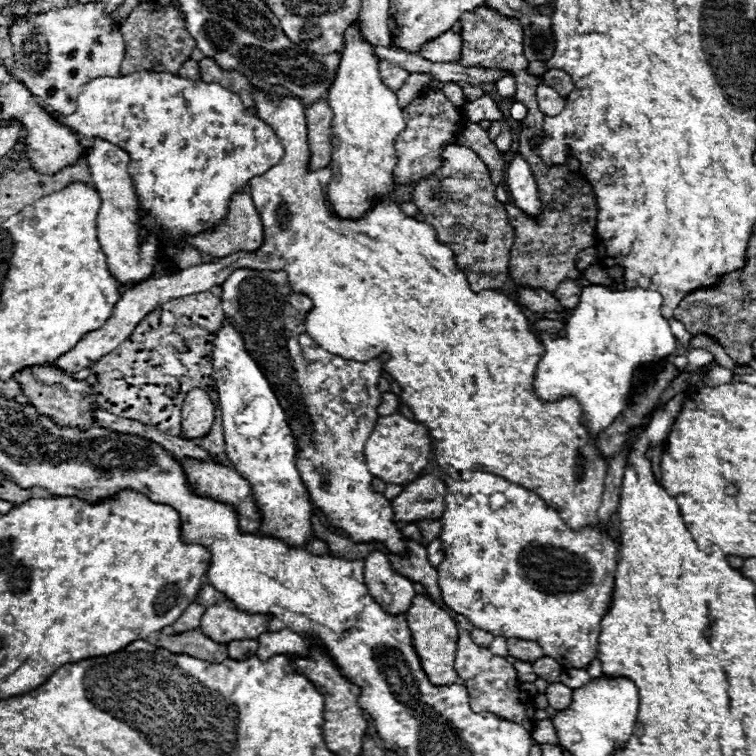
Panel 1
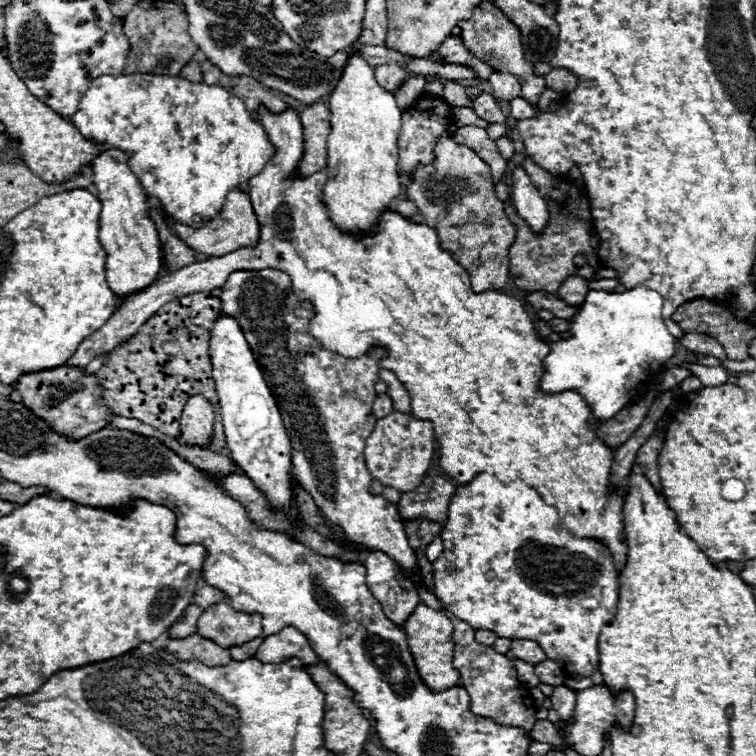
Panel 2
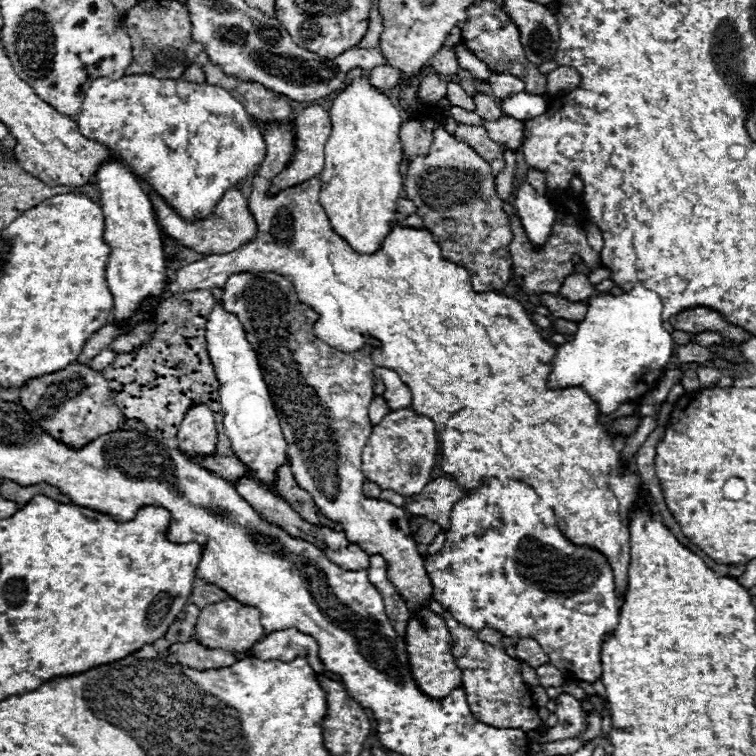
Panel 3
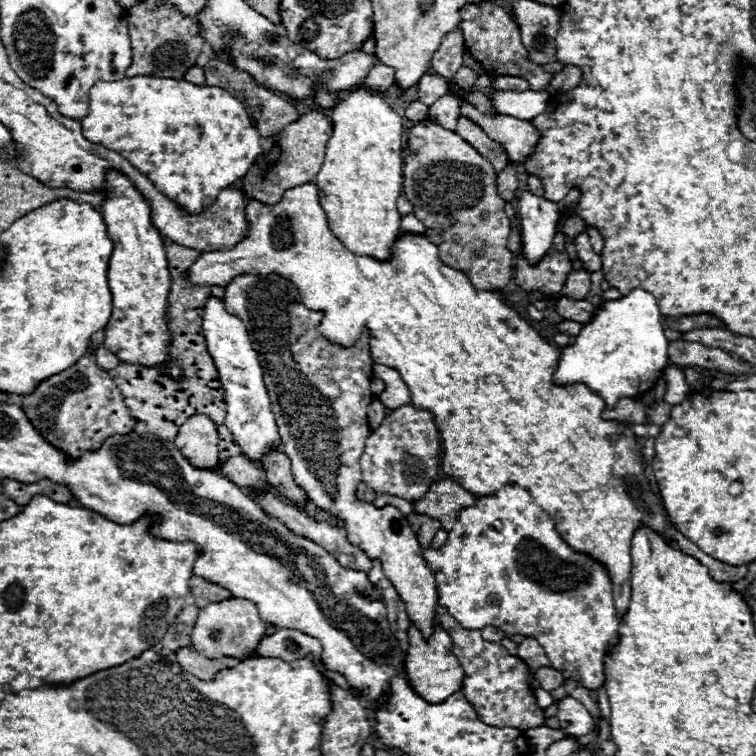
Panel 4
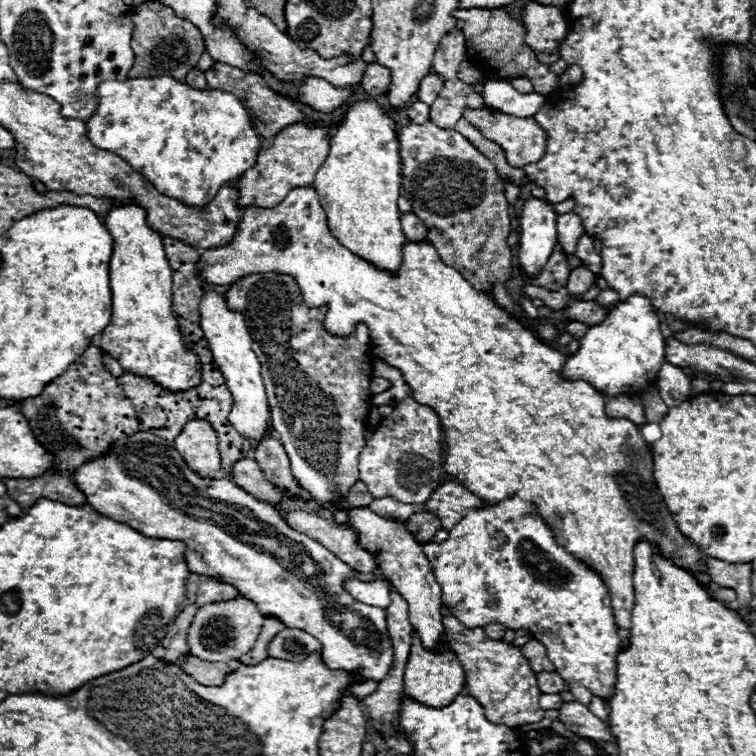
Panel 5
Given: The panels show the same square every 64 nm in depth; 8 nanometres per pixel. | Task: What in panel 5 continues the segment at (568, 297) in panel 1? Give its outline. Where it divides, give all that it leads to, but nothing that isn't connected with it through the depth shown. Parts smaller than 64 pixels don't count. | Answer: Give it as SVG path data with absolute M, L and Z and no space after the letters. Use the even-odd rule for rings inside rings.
M580 266L570 272L566 290L570 294L584 294L592 284L594 284L594 272L590 272L586 266Z

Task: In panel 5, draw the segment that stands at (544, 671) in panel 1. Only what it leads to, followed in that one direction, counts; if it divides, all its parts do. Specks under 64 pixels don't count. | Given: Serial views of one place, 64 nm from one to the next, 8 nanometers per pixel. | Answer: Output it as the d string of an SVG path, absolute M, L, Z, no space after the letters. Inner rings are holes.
M538 672L536 678L538 678L538 688L540 688L544 694L562 692L564 686L566 686L566 682L560 678L558 672Z

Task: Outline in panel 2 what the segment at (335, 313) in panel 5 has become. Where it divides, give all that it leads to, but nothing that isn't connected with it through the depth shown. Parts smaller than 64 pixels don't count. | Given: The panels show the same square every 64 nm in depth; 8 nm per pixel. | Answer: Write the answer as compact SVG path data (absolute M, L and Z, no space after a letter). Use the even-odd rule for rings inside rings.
M260 108L258 112L258 118L270 138L270 142L274 142L274 148L276 148L276 154L274 158L270 158L270 162L266 162L266 166L262 168L262 174L250 178L250 202L252 202L252 208L254 208L254 214L260 222L260 240L256 246L248 246L248 248L238 248L236 252L230 252L226 256L218 256L218 258L208 258L206 262L194 262L194 264L188 264L180 270L174 270L170 272L168 276L162 276L158 282L154 282L152 286L148 286L146 290L134 294L134 296L128 296L122 306L114 312L114 318L110 318L110 322L106 322L106 326L102 326L102 330L96 330L90 338L86 338L86 342L82 342L76 350L76 354L70 358L70 362L66 362L68 366L74 366L74 368L84 368L90 360L98 358L100 354L112 350L114 346L126 342L130 336L134 336L138 332L138 328L152 316L156 314L158 308L162 308L166 302L174 300L174 298L182 298L186 294L194 294L194 292L210 292L214 288L222 288L226 278L232 274L235 270L264 270L266 266L274 268L274 270L282 270L290 276L292 280L292 290L294 294L298 294L298 298L302 300L308 300L312 302L314 306L314 312L316 316L310 320L310 334L314 334L314 338L322 344L322 346L328 346L328 350L334 350L336 354L344 354L346 358L358 358L362 354L366 354L370 348L384 348L386 350L386 358L380 360L380 368L388 368L392 370L400 382L404 382L408 394L410 394L410 404L412 404L412 414L420 420L430 420L432 426L434 426L434 434L436 434L436 442L438 442L438 452L440 452L440 466L442 470L456 478L460 484L470 484L472 478L480 472L488 472L488 474L494 474L496 478L502 478L502 482L514 482L514 480L520 480L520 482L526 482L528 486L532 486L546 504L550 506L556 506L558 508L558 516L560 516L560 522L568 528L568 532L576 538L594 538L594 540L600 540L604 546L608 546L610 554L612 554L612 560L614 560L614 568L616 572L620 574L622 568L626 566L626 558L628 558L628 546L626 546L626 534L624 534L624 518L622 518L622 508L624 508L624 500L628 496L628 490L626 486L620 488L620 490L610 490L610 468L612 468L612 462L614 462L614 450L604 446L604 442L596 436L596 430L590 422L590 406L586 404L586 400L574 392L574 390L566 390L566 392L558 392L558 394L544 394L540 390L540 378L544 374L544 358L550 354L550 346L542 342L542 338L538 336L530 316L526 314L524 306L516 300L516 298L510 298L506 294L500 293L494 290L488 290L486 292L476 293L472 292L472 286L470 286L470 278L468 278L468 272L454 262L454 258L450 256L450 252L442 250L440 248L440 242L438 242L438 234L430 228L430 226L424 226L424 224L414 224L410 222L408 218L400 216L398 212L384 212L382 214L382 220L380 220L380 232L374 236L374 238L366 238L366 240L356 240L352 238L350 234L342 234L334 224L332 220L328 218L328 212L322 204L322 188L326 184L326 172L318 172L310 178L304 178L304 180L296 180L294 178L294 170L302 158L302 124L300 124L300 118L298 118L298 112L288 108L286 112L282 114L270 114L266 108Z

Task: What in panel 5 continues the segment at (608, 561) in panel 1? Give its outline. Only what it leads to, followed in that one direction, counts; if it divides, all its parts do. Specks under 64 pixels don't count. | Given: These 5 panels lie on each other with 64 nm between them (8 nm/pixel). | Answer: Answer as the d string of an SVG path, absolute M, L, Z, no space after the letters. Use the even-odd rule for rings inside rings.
M510 496L500 504L486 504L480 510L470 510L450 530L446 542L420 546L442 588L442 604L464 626L474 628L500 622L510 630L530 630L530 634L546 646L548 658L566 682L582 682L594 696L602 698L604 704L610 704L616 684L616 654L620 652L610 594L594 570L556 544L552 532L536 514L534 504L518 496Z

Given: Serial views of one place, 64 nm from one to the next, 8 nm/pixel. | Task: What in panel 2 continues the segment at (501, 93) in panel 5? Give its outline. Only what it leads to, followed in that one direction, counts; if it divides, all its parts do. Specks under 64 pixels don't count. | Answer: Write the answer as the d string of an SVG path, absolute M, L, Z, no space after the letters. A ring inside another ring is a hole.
M522 96L510 100L510 116L516 118L516 120L526 120L526 118L532 118L532 116L538 116L540 114L540 108L538 106L532 106L528 100L524 100Z

